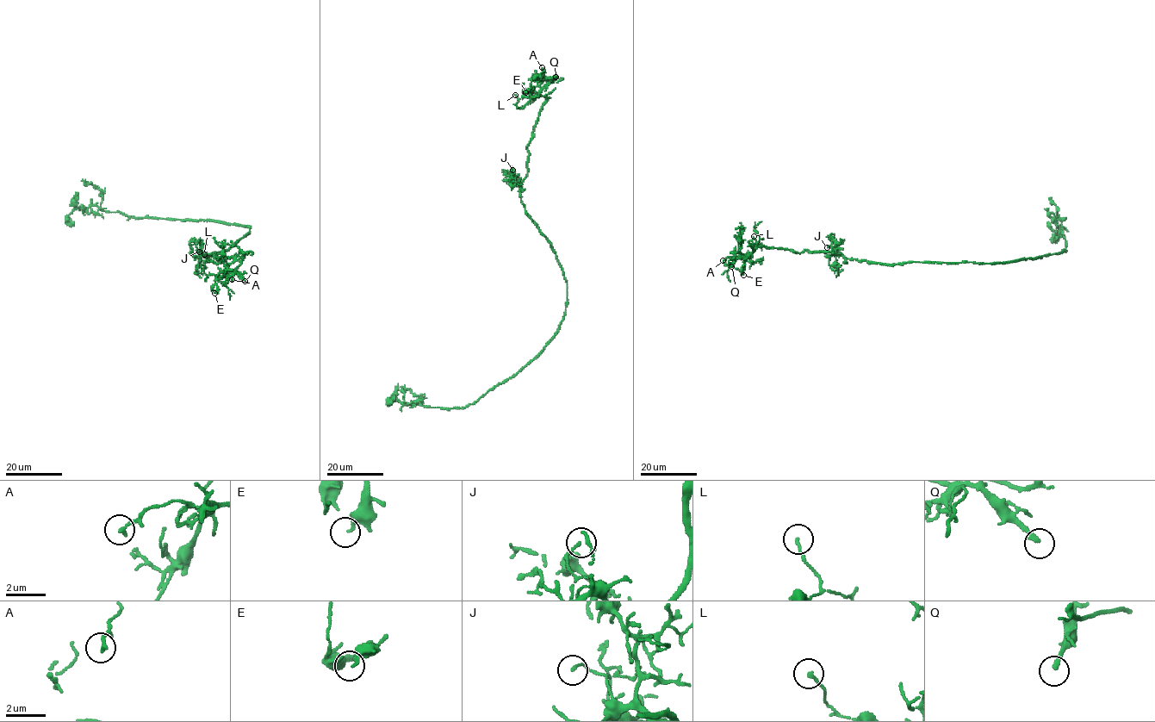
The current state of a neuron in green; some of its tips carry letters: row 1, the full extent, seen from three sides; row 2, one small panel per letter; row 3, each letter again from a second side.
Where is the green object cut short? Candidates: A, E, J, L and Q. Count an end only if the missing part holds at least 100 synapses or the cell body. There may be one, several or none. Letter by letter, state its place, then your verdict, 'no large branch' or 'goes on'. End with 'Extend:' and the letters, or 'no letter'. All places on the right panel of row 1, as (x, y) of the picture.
A: place (723, 260); no large branch
E: place (743, 275); no large branch
J: place (827, 247); no large branch
L: place (754, 236); no large branch
Q: place (731, 266); no large branch
Extend: no letter

